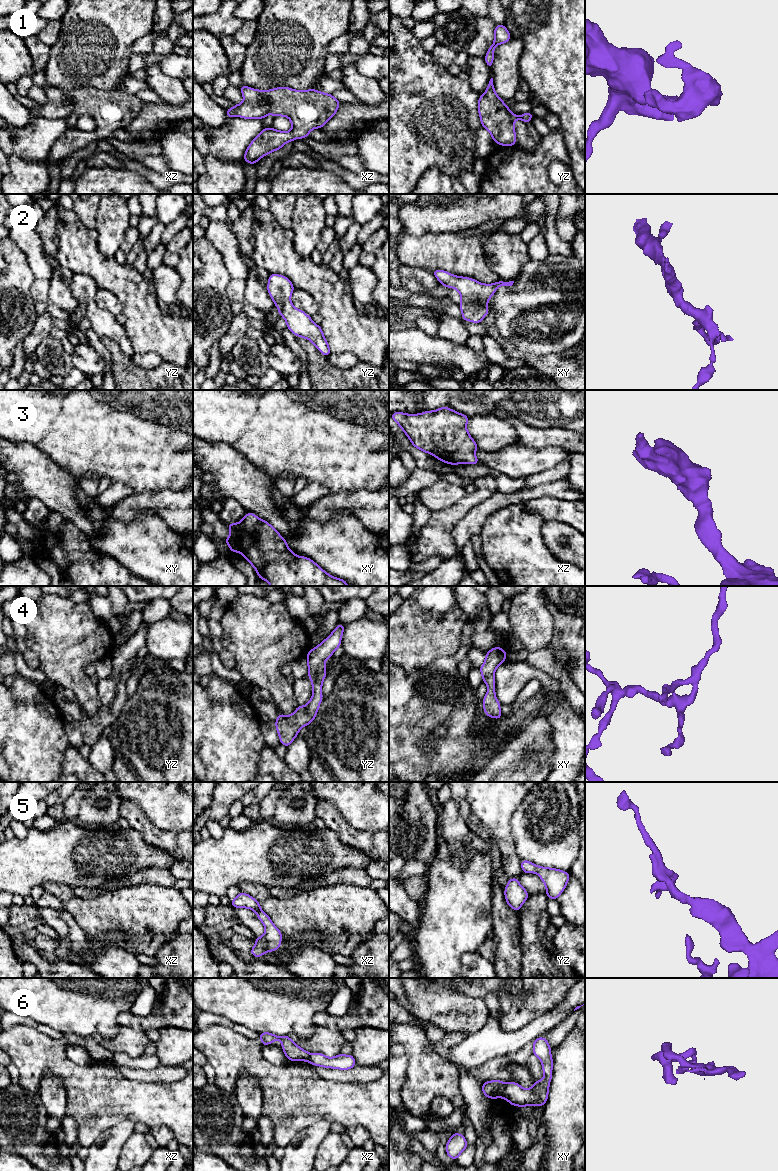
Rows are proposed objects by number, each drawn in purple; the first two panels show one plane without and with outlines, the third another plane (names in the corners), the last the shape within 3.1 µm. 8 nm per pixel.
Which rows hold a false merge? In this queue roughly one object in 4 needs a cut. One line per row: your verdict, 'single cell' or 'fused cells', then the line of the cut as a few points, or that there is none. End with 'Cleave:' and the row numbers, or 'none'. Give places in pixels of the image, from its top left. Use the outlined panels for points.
1: single cell; cut none
2: single cell; cut none
3: single cell; cut none
4: single cell; cut none
5: single cell; cut none
6: fused cells; cut xy (506, 1083), (502, 1096)
Cleave: 6

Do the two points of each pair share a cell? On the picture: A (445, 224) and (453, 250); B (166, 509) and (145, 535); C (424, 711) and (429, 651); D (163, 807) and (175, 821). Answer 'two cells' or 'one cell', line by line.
A: two cells
B: two cells
C: two cells
D: one cell

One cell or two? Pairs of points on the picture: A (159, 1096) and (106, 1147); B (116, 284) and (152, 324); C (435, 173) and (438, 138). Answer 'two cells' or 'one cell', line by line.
A: two cells
B: one cell
C: two cells

